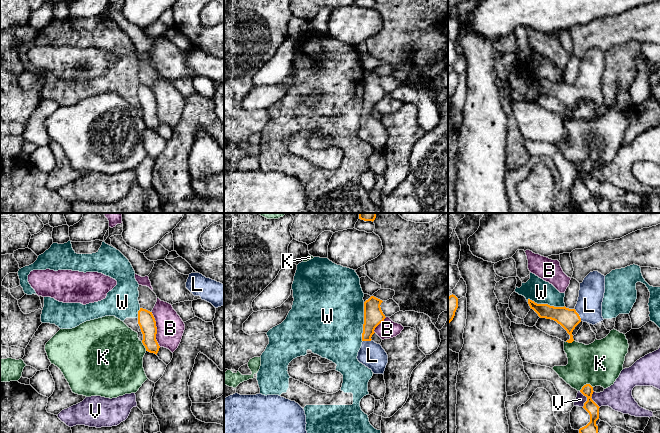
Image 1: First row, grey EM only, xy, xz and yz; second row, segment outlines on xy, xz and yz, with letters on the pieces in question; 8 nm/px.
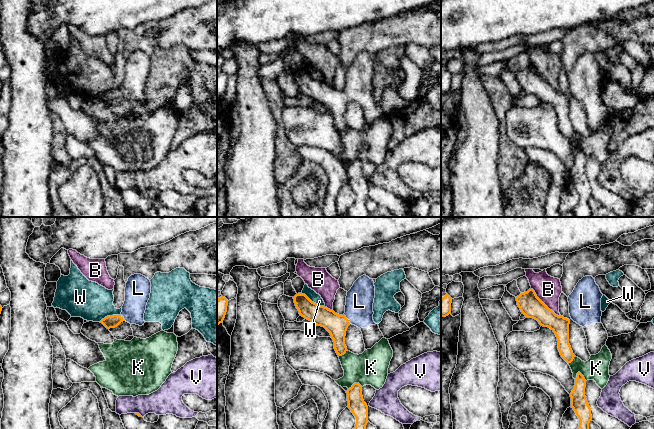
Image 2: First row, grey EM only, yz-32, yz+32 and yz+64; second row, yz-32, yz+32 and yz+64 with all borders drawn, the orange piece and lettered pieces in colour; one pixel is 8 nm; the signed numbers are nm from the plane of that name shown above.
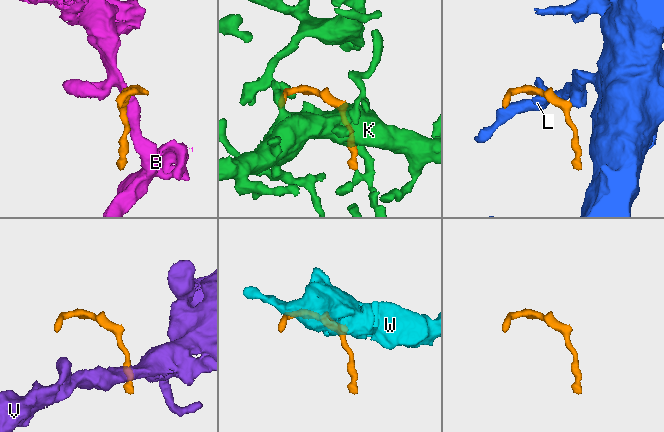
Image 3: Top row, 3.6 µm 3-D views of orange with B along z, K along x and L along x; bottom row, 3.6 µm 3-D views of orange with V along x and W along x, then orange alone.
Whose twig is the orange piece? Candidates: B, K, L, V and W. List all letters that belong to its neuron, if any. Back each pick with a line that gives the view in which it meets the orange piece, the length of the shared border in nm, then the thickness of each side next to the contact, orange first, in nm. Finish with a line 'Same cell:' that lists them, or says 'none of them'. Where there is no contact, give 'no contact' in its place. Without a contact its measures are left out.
L: contact in yz; length 110 nm; calibres 160 and 200 nm
Same cell: L

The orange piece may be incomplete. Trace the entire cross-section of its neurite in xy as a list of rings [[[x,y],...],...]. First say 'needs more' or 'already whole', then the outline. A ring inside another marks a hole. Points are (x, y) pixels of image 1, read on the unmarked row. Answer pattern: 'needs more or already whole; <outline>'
already whole; [[[140,84],[138,87],[138,100],[143,110],[142,119],[146,127],[157,131],[160,122],[156,116],[157,103],[152,88]]]

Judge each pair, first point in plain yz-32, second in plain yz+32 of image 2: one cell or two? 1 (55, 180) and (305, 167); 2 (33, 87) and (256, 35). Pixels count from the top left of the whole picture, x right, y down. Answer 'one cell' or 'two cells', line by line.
1: one cell
2: two cells

